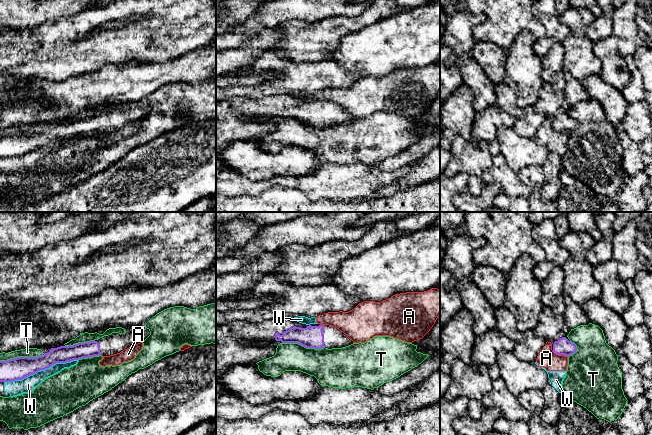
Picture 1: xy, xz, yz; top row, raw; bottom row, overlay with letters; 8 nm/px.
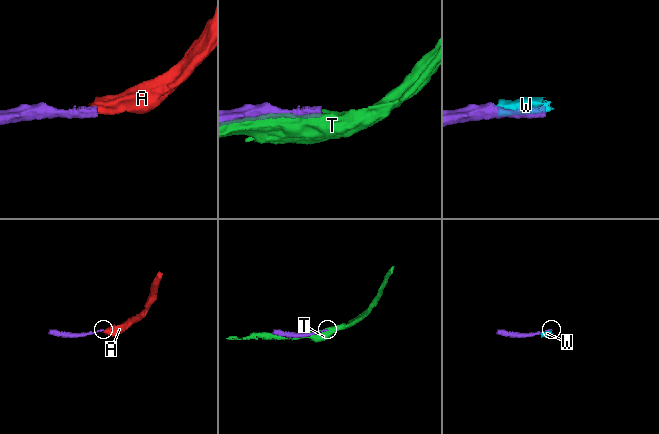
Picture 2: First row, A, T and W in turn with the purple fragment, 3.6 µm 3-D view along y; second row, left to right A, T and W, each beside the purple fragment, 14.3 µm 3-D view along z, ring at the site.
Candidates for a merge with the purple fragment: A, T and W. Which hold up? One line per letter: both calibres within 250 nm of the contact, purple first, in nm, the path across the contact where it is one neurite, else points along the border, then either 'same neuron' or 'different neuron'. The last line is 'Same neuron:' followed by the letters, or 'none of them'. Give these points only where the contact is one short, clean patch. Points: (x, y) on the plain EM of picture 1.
A: 140 nm thick on the purple side, 150 nm on the other; border along yz (552, 126), (567, 133); different neuron
T: 180 nm thick on the purple side, 80 nm on the other; different neuron
W: 180 nm thick on the purple side, 120 nm on the other; different neuron
Same neuron: none of them

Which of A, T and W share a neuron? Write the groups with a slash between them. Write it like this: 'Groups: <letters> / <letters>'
Groups: A W / T

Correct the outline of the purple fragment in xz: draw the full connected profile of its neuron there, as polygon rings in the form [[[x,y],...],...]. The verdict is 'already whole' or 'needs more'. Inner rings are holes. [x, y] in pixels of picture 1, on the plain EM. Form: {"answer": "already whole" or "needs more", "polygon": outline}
{"answer": "needs more", "polygon": [[[290,94],[265,96],[261,99],[237,97],[221,103],[224,113],[266,117],[270,119],[298,119],[306,124],[342,124],[353,120],[347,111],[329,101],[302,100]]]}

